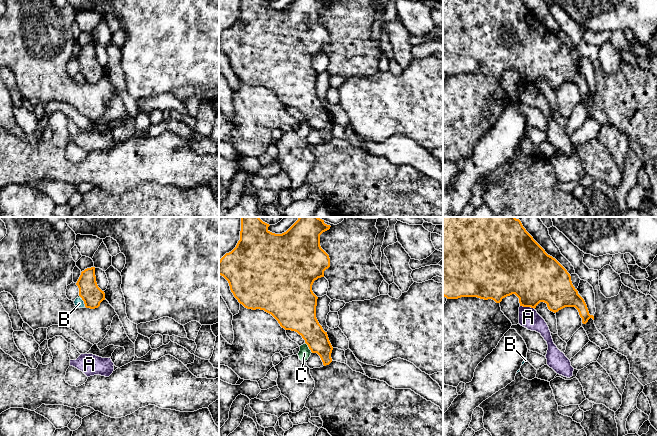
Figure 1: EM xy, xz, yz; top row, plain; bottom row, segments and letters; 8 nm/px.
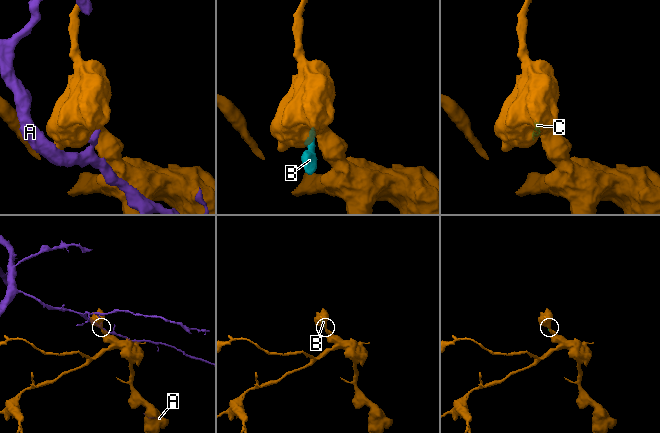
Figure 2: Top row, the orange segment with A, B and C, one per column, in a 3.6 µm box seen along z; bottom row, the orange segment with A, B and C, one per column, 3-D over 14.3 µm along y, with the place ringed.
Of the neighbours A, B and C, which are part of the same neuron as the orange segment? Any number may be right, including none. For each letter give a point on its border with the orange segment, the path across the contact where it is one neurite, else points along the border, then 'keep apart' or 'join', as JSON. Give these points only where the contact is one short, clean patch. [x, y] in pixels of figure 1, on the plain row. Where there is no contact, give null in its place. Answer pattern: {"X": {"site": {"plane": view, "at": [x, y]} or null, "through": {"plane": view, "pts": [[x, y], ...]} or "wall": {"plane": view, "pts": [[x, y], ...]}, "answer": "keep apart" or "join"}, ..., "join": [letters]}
{"A": {"site": {"plane": "yz", "at": [527, 82]}, "answer": "keep apart"}, "B": {"site": {"plane": "xy", "at": [84, 79]}, "wall": {"plane": "xy", "pts": [[81, 75], [85, 82]]}, "answer": "keep apart"}, "C": {"site": {"plane": "xz", "at": [308, 122]}, "wall": {"plane": "xz", "pts": [[305, 118], [312, 128]]}, "answer": "keep apart"}, "join": []}

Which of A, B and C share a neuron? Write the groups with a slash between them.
A / B C

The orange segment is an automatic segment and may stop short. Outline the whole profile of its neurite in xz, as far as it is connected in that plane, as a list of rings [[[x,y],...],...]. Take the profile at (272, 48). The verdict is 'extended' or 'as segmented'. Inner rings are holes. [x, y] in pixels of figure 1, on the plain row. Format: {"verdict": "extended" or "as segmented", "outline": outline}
{"verdict": "as segmented", "outline": [[[241,0],[240,16],[236,23],[219,36],[219,51],[229,59],[234,73],[247,85],[260,85],[271,90],[285,106],[297,108],[305,116],[312,129],[317,129],[323,141],[332,138],[333,123],[327,108],[316,94],[318,73],[312,67],[312,61],[318,54],[324,53],[324,47],[330,43],[329,31],[320,22],[320,11],[330,5],[327,0],[293,0],[286,8],[275,10],[268,6],[269,0]]]}

